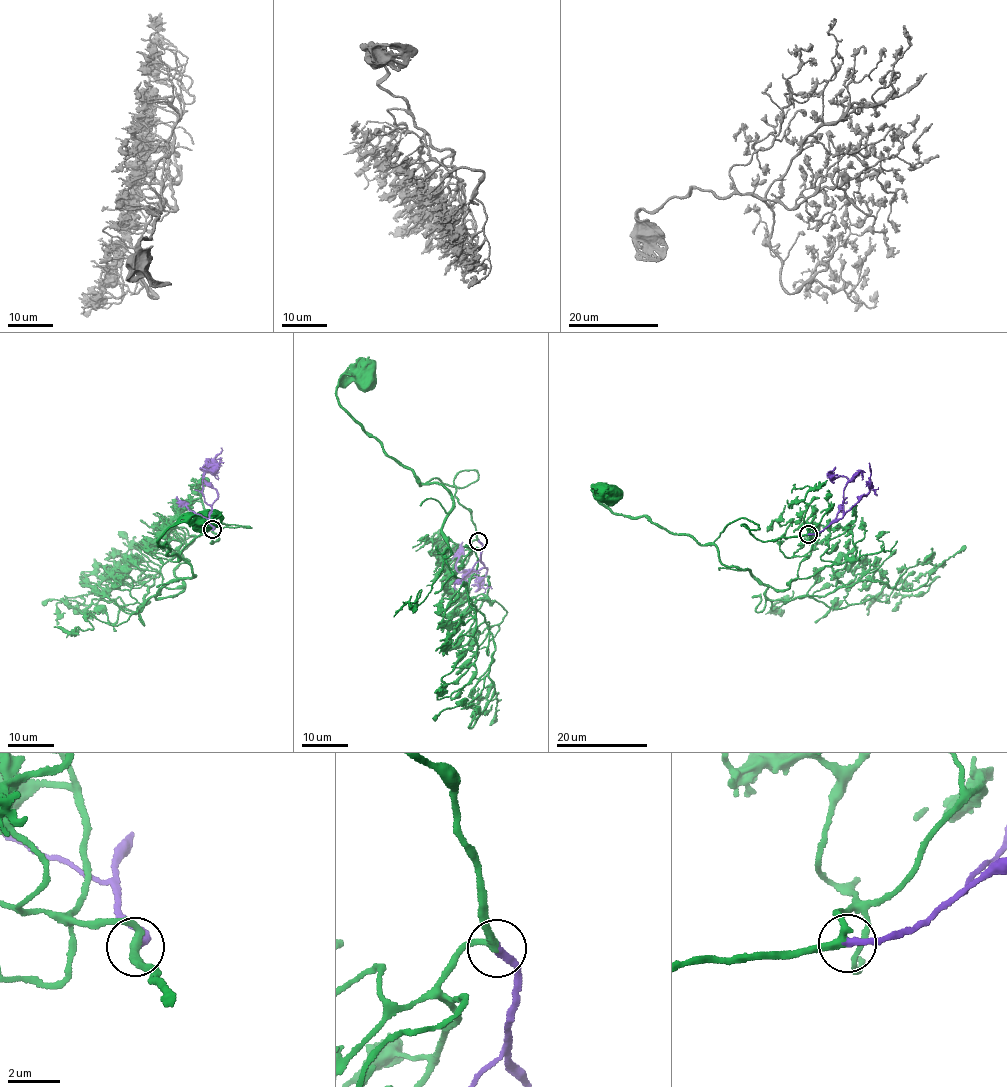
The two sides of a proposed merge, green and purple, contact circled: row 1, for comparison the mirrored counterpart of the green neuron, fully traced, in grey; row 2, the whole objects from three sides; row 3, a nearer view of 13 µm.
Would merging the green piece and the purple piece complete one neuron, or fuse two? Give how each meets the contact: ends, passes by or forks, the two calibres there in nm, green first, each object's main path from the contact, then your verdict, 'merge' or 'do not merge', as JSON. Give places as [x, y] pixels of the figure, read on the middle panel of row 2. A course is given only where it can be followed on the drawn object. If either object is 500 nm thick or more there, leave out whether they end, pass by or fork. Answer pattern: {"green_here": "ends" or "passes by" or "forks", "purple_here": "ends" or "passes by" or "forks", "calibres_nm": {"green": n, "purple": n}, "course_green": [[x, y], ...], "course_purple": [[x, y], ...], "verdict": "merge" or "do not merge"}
{"green_here": "passes by", "purple_here": "ends", "calibres_nm": {"green": 280, "purple": 300}, "course_green": [[479, 540], [455, 495], [454, 477], [474, 470], [465, 486], [421, 486], [340, 404], [337, 388], [366, 381]], "course_purple": [[479, 540], [482, 546], [480, 558], [487, 570], [476, 591], [480, 583], [475, 582], [474, 576]], "verdict": "merge"}

